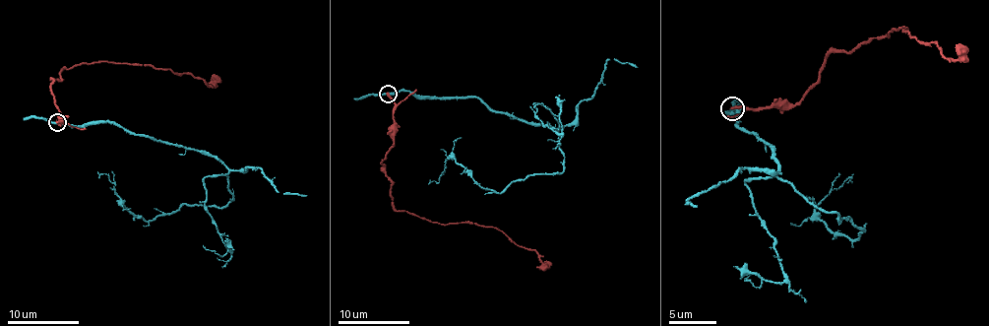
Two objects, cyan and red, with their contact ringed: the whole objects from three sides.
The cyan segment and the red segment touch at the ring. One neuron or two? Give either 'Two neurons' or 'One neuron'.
Two neurons

